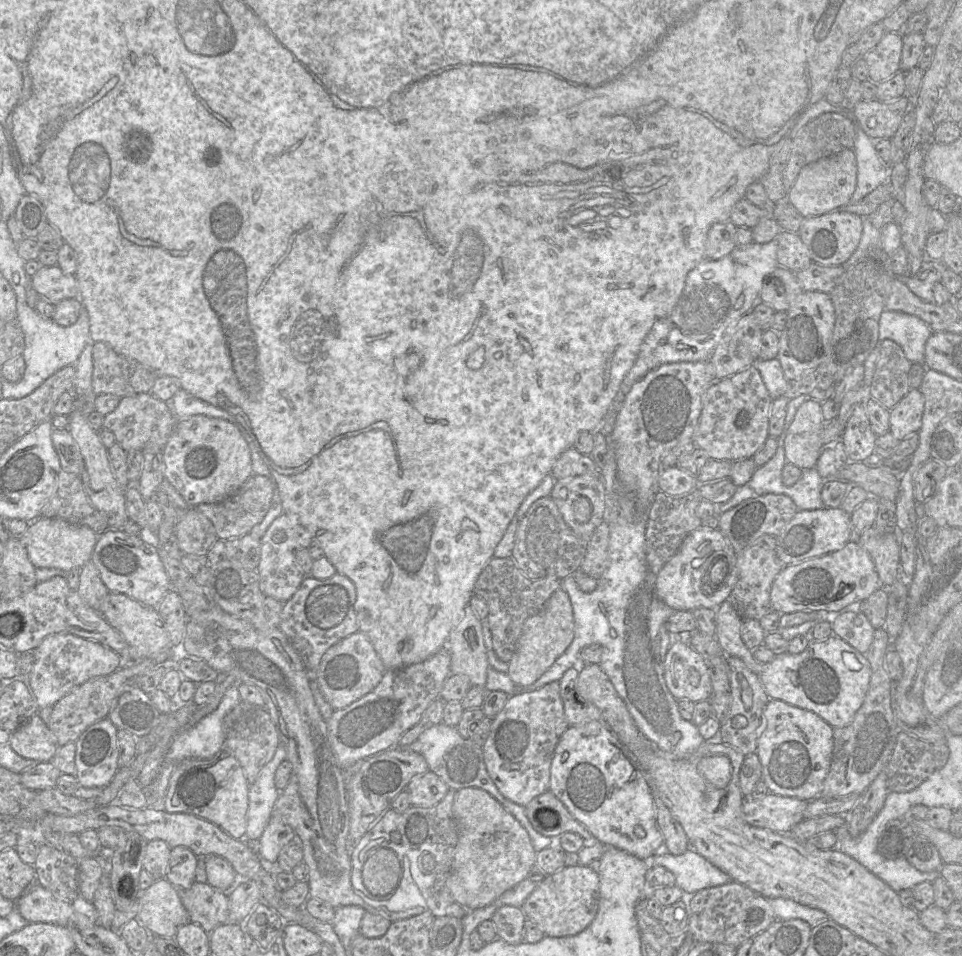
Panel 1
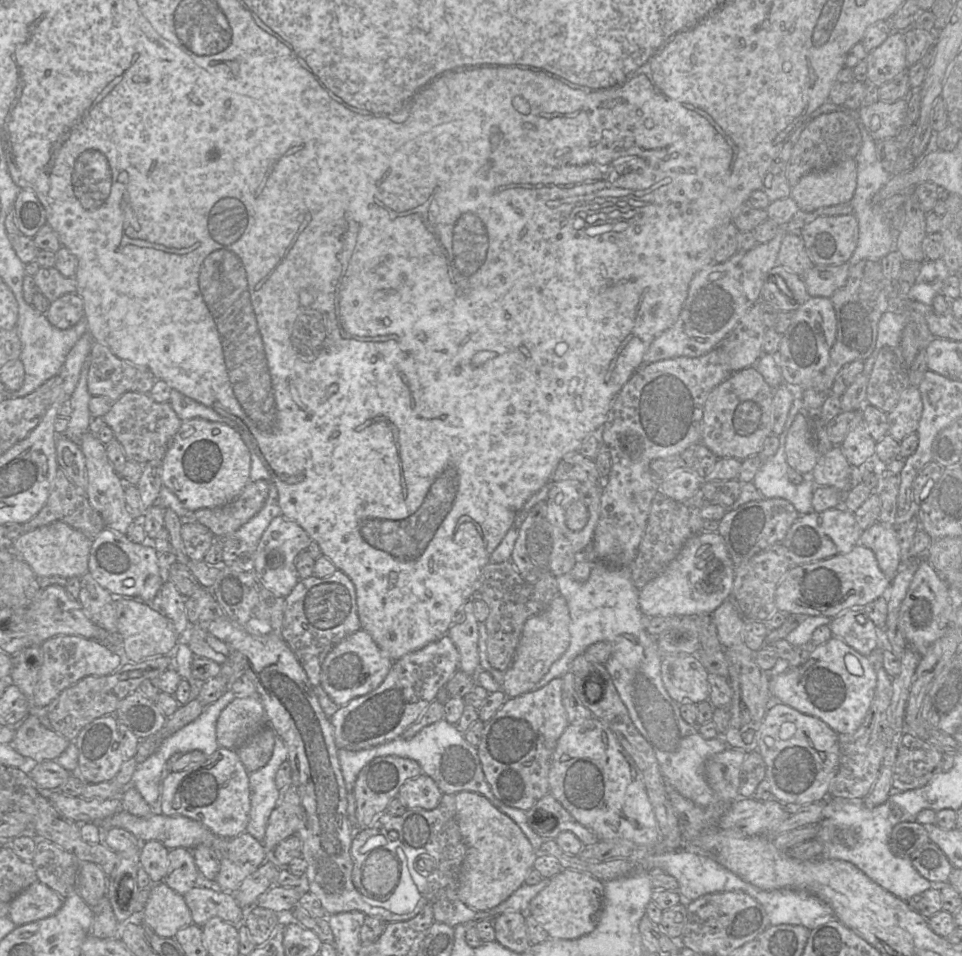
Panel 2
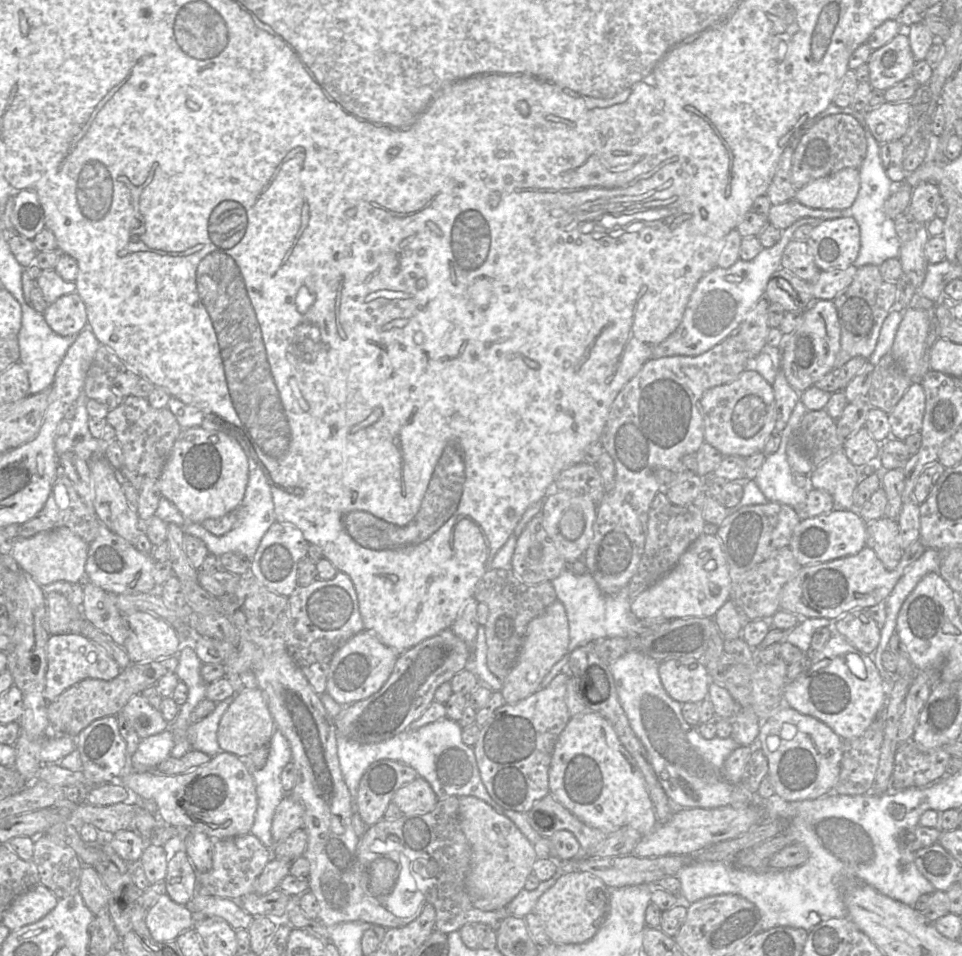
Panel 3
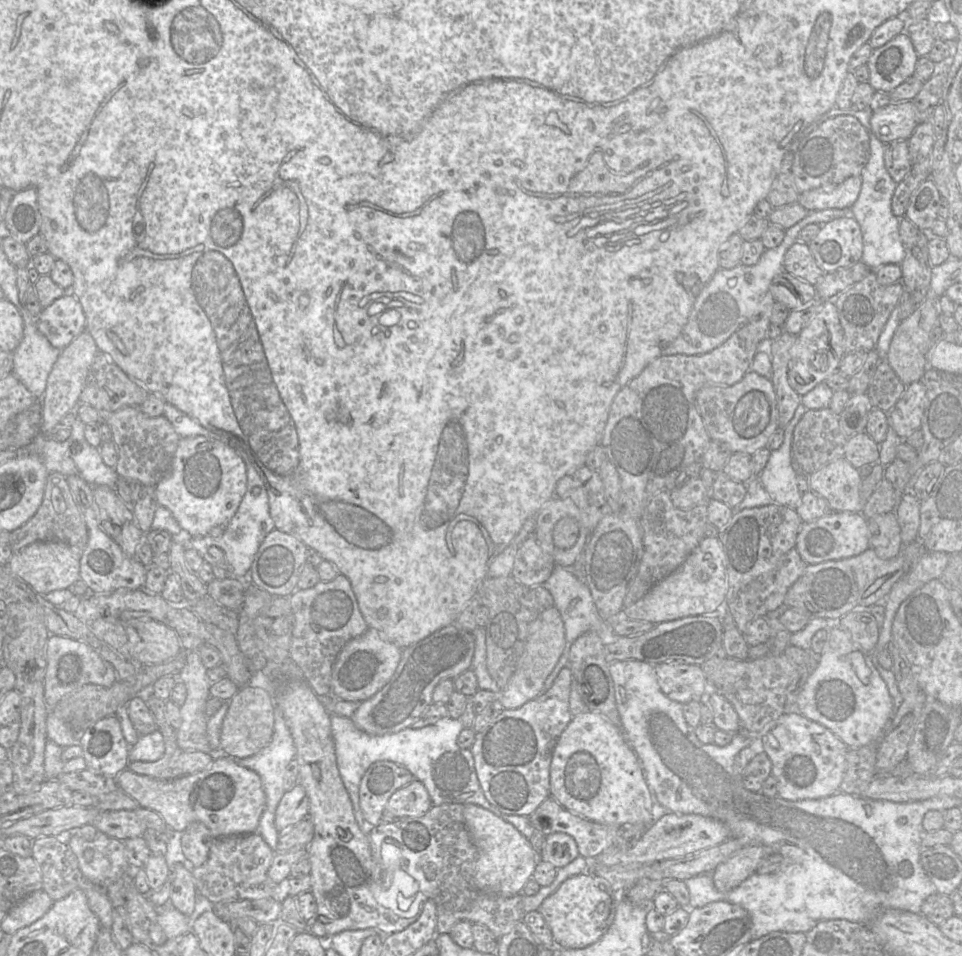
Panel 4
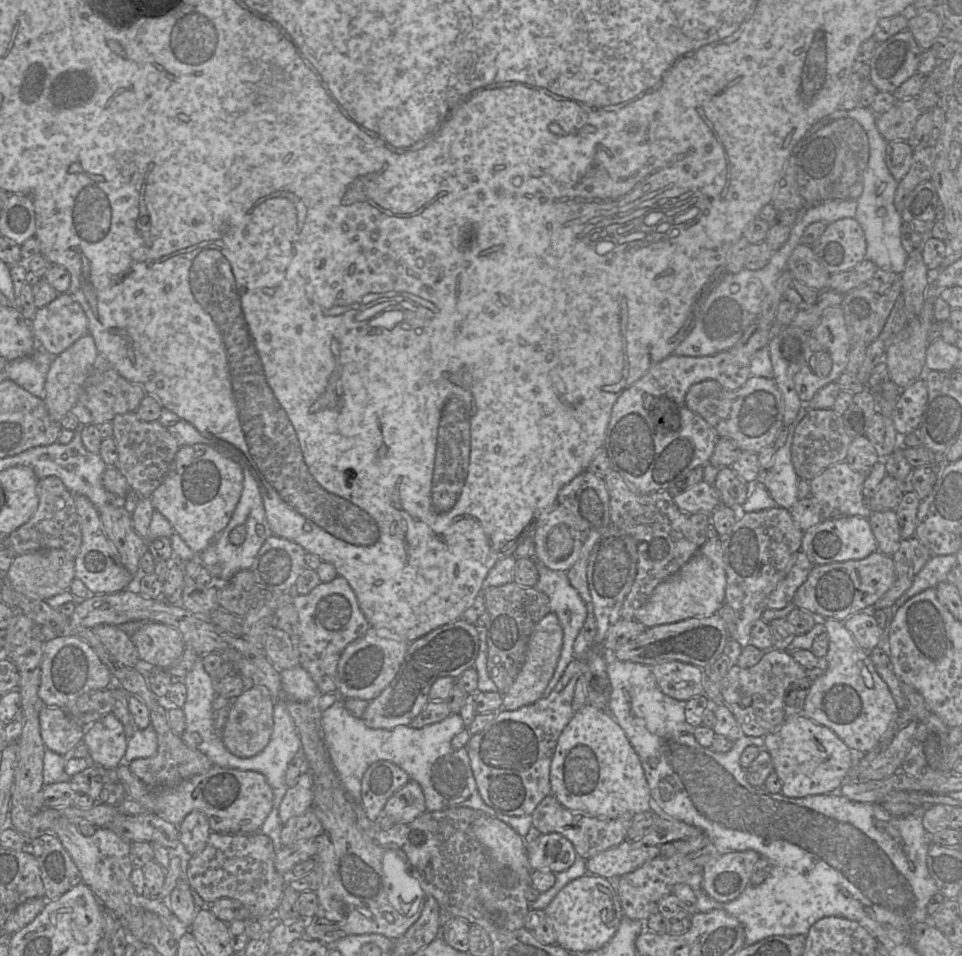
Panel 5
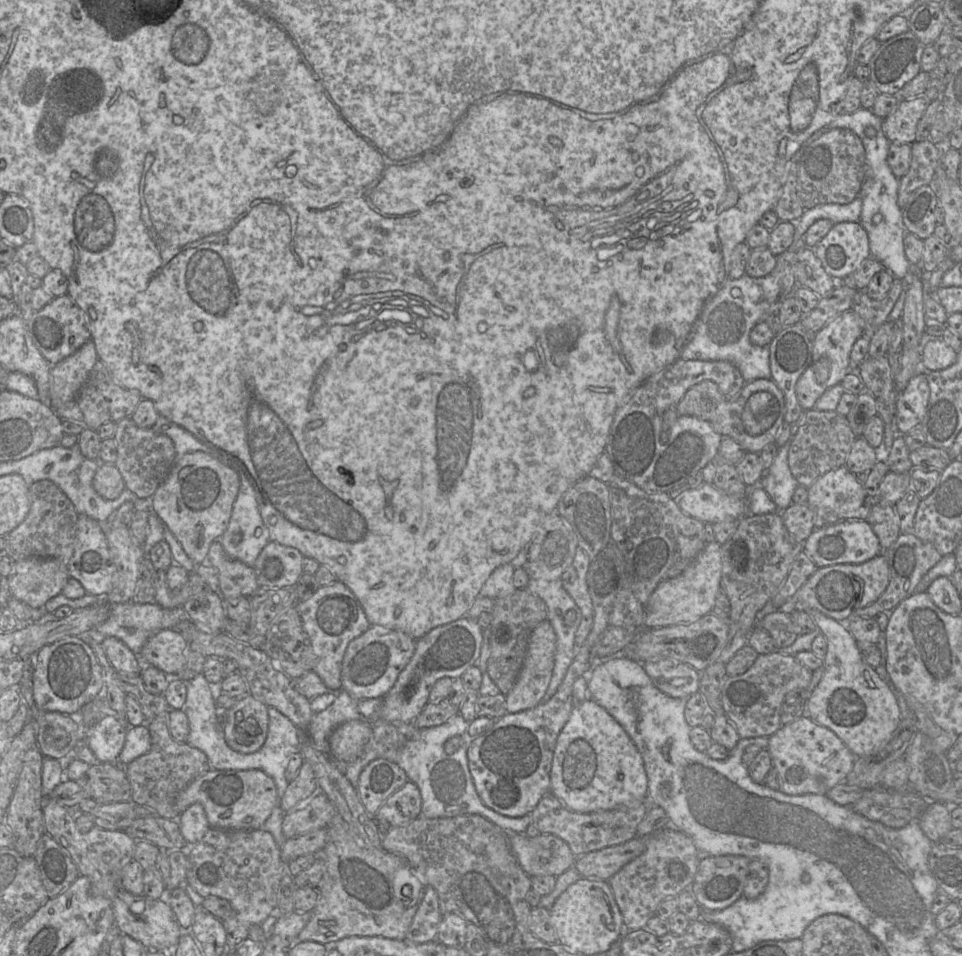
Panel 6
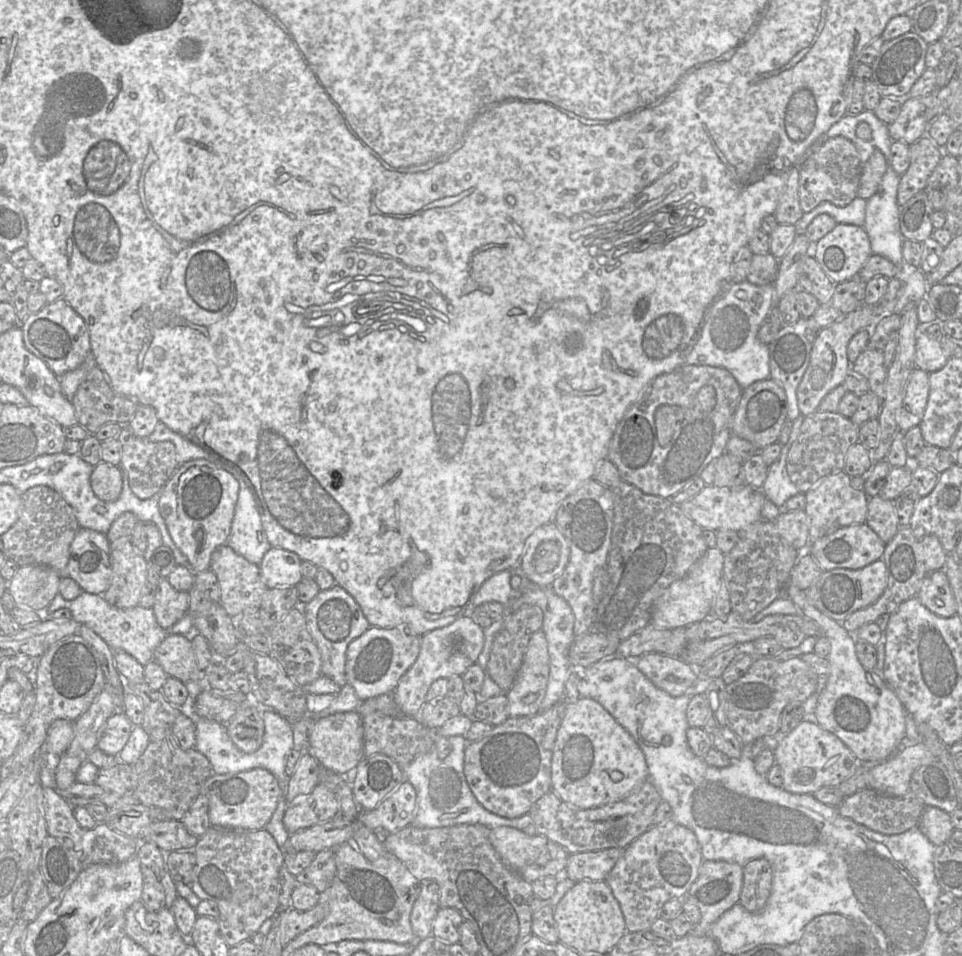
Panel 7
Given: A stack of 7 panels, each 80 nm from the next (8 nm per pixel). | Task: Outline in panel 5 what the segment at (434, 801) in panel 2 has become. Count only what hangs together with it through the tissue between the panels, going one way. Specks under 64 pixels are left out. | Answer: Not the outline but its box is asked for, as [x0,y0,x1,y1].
[382,781,426,823]

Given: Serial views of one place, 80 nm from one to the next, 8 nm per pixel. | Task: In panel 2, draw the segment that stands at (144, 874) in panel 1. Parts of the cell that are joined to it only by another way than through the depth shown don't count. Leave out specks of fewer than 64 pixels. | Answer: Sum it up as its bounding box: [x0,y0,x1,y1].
[137,865,193,938]

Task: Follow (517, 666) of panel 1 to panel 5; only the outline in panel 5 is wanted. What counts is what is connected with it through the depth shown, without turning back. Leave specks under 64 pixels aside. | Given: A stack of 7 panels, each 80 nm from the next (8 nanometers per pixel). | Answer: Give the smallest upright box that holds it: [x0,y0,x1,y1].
[502,612,563,711]

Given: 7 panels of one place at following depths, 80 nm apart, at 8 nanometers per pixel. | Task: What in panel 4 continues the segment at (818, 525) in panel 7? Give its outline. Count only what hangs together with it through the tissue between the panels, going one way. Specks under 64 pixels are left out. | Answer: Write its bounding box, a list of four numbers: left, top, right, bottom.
[808,456,866,513]

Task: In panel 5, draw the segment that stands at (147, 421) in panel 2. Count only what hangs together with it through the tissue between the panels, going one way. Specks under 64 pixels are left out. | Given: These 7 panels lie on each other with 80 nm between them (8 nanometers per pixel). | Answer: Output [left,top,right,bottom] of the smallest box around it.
[112,412,179,497]

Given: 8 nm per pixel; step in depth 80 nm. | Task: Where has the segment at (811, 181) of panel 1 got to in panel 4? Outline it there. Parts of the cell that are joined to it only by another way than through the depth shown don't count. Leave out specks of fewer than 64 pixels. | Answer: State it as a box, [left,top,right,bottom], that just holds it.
[797,176,861,212]

